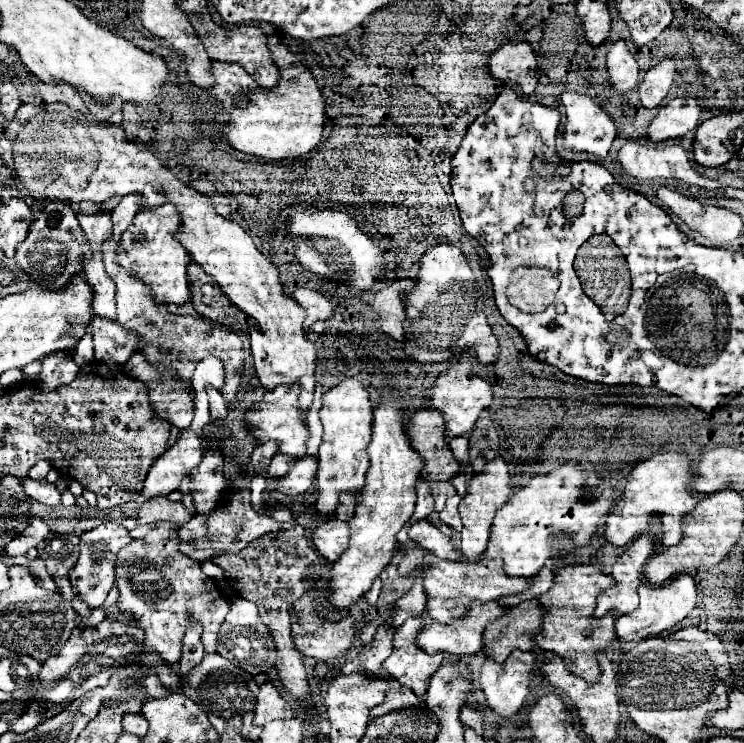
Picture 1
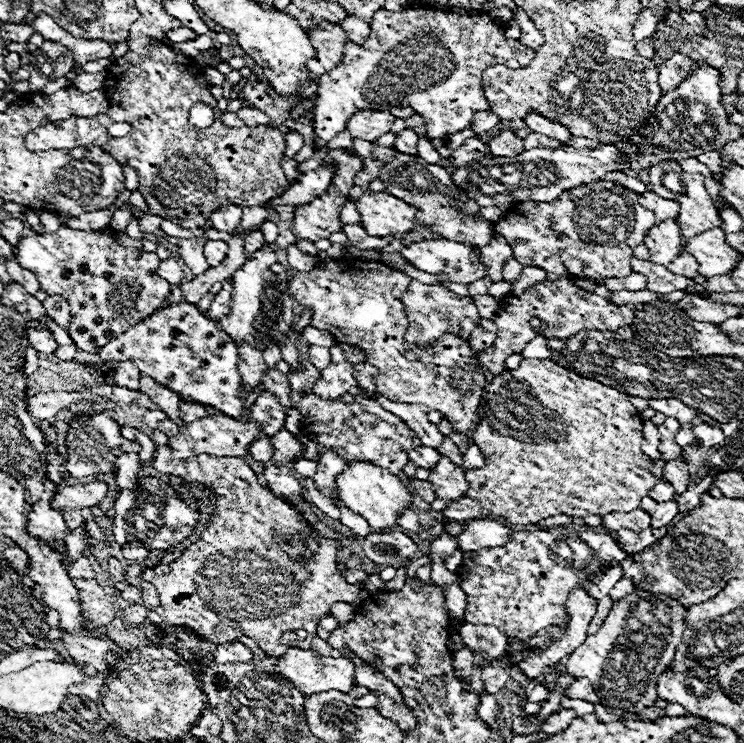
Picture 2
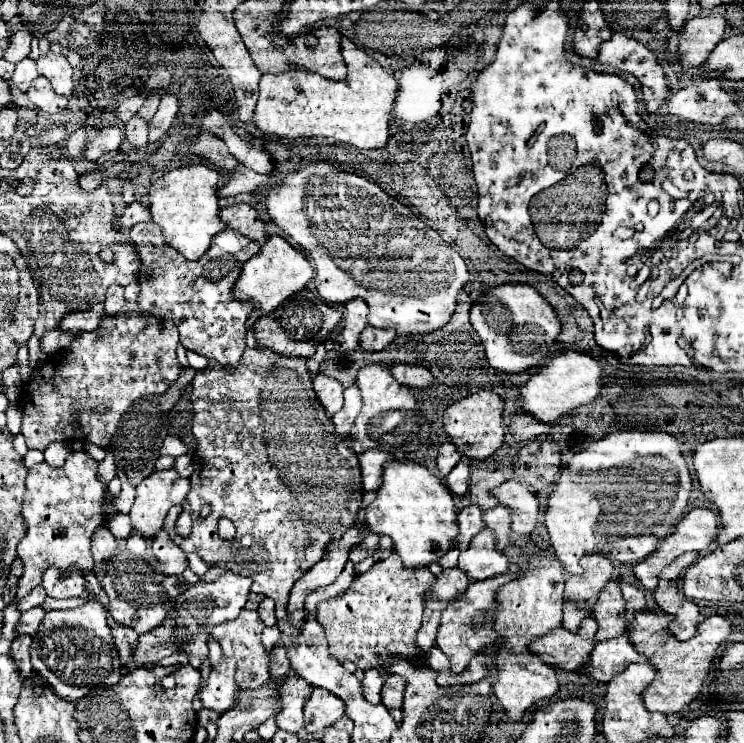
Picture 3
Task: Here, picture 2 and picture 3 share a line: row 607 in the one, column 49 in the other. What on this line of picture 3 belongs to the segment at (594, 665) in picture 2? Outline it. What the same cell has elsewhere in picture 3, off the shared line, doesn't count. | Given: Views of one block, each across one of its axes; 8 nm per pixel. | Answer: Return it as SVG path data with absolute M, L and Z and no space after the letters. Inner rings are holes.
M90 602L74 610L52 610L42 620L42 628L34 634L30 648L32 664L42 674L54 692L68 700L80 700L92 688L112 686L122 680L120 660L110 626L106 620L106 608L100 602Z

